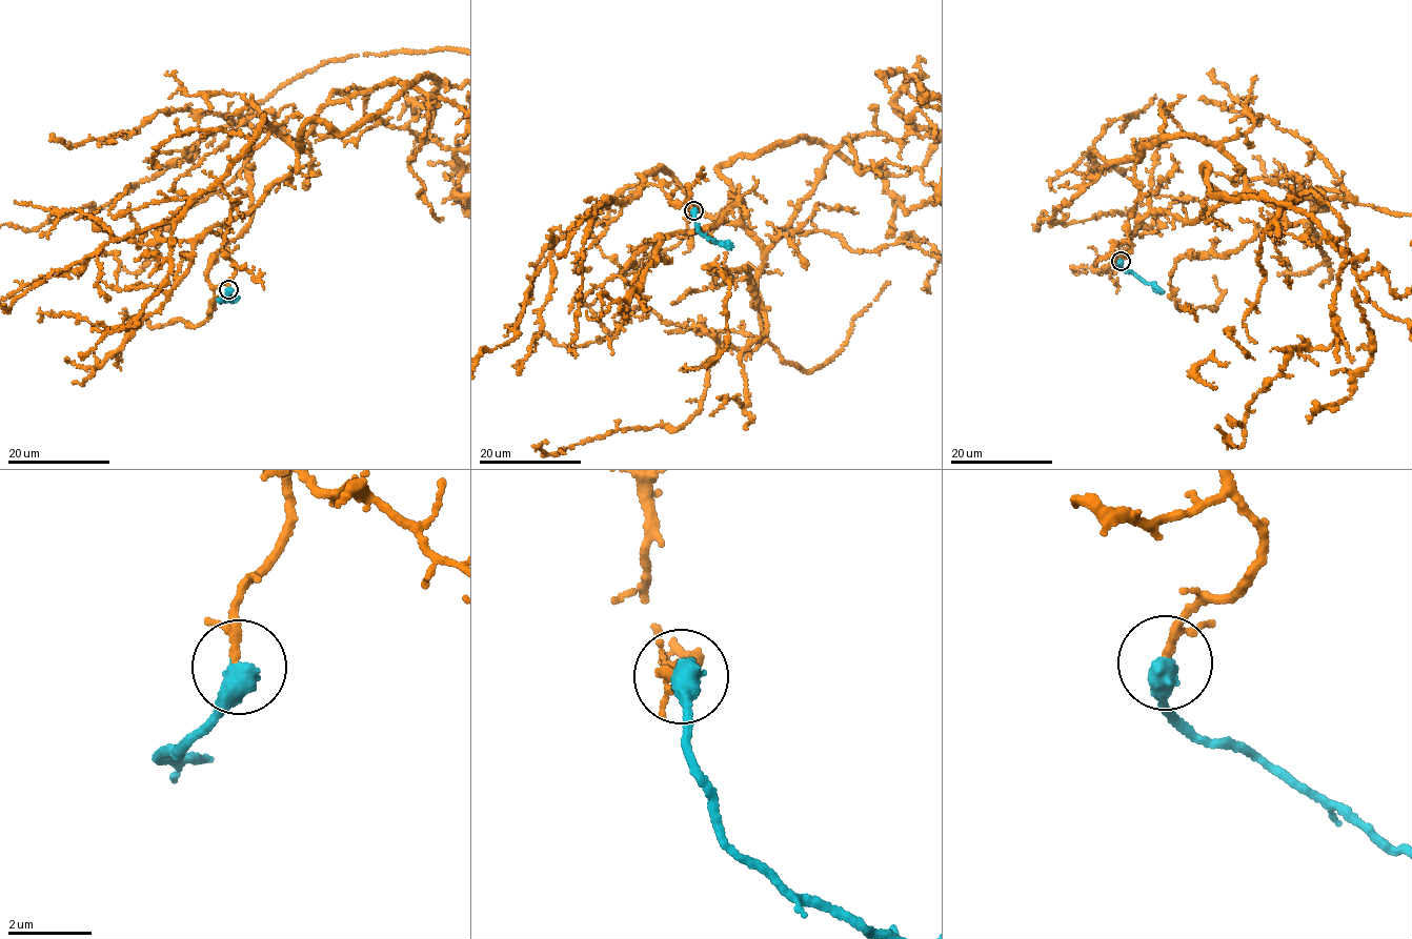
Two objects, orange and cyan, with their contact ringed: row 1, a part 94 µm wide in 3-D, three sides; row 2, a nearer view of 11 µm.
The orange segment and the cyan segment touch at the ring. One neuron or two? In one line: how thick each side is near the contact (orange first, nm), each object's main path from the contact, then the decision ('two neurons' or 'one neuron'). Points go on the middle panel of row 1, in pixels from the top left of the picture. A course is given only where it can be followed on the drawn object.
calibres 140 and 550 nm; course cyan (692, 211), (698, 230), (732, 249); one neuron

